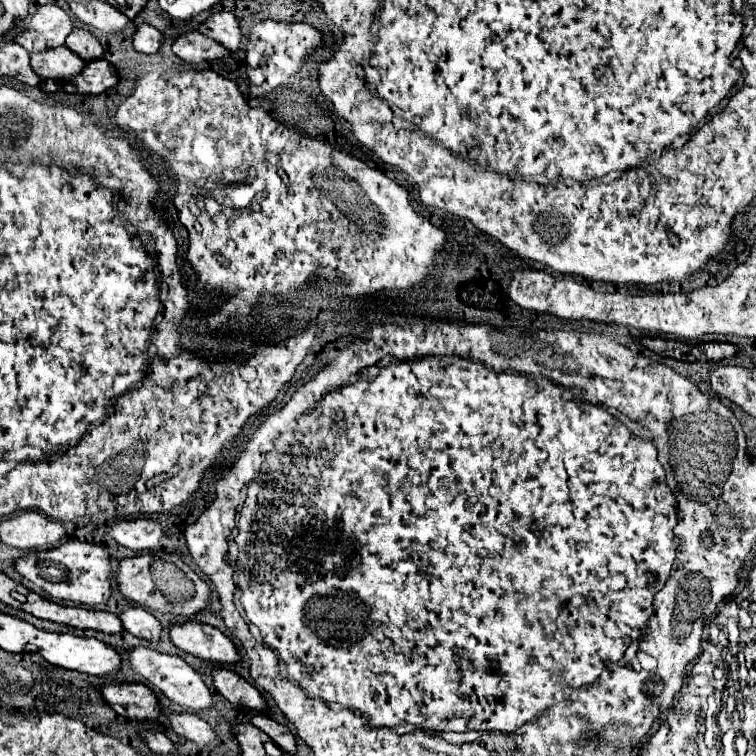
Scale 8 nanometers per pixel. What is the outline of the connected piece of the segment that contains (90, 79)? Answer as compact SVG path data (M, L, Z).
M91 60L85 64L79 76L73 76L67 84L69 92L101 94L119 82L115 68L107 60Z

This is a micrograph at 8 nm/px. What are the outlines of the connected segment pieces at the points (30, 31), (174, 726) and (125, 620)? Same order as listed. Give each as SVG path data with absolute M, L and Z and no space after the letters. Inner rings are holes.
M55 4L39 6L29 22L29 28L17 32L13 42L23 46L27 52L43 52L65 44L65 38L73 30L71 16Z
M171 712L171 730L179 736L197 742L199 746L215 748L219 744L217 734L209 728L205 720L201 720L195 712Z
M127 608L125 612L119 614L119 620L121 620L123 628L127 632L131 632L133 636L147 640L147 642L159 642L161 624L151 612L143 610L143 608Z

